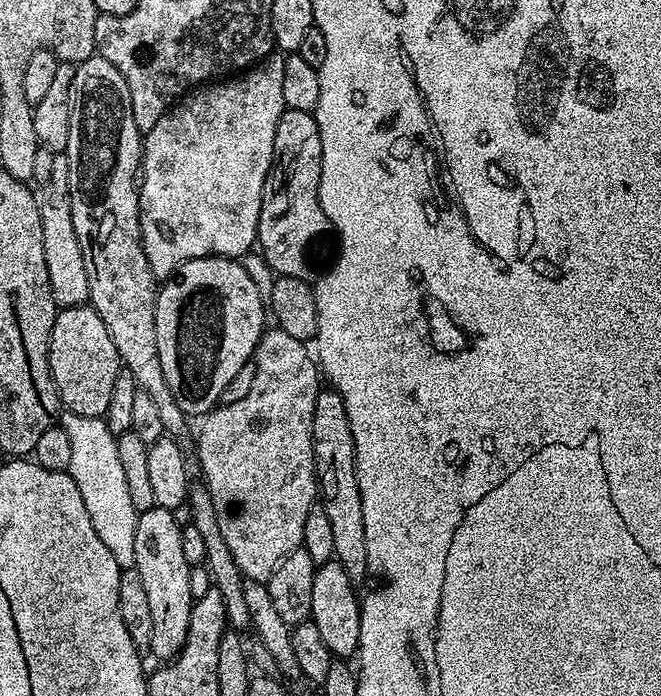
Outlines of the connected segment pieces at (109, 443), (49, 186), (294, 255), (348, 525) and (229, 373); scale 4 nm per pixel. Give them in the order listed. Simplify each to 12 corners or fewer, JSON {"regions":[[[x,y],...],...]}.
{"regions":[[[64,410],[74,478],[94,534],[136,567],[118,438],[103,416]],[[67,155],[54,156],[38,203],[50,290],[60,308],[88,300],[74,234]],[[285,108],[262,190],[258,248],[276,276],[312,282],[330,236],[322,138]],[[335,390],[314,402],[316,487],[334,559],[369,575],[350,418]],[[239,259],[156,293],[158,358],[203,418],[255,357],[265,297]]]}

